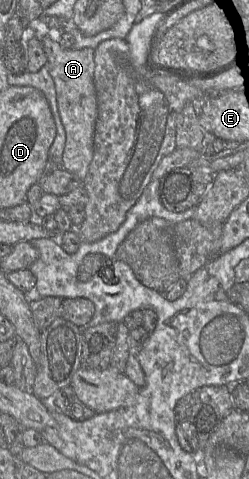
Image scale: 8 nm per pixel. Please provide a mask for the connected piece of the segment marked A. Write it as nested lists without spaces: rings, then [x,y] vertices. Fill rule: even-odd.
[[[33,32],[42,42],[47,56],[48,70],[53,78],[58,111],[66,133],[62,167],[84,181],[94,153],[94,132],[98,114],[94,87],[94,49],[64,49],[55,34]]]

